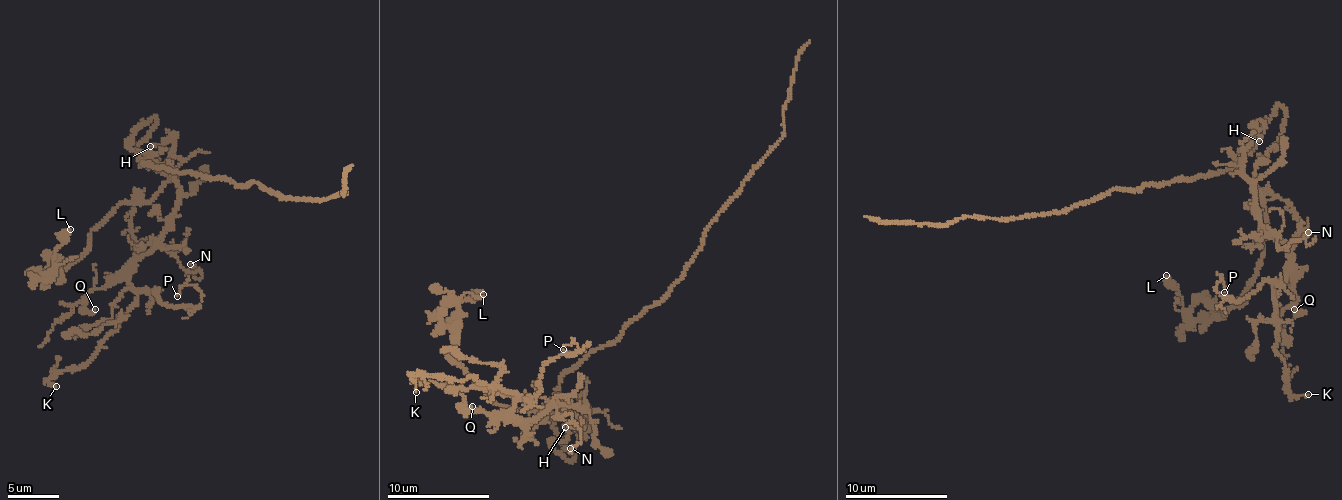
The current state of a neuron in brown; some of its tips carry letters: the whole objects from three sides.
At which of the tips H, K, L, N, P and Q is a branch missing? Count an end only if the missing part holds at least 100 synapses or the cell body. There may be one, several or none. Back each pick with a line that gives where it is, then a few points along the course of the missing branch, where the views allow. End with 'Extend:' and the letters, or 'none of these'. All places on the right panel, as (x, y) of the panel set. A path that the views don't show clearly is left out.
Extend: none of these

